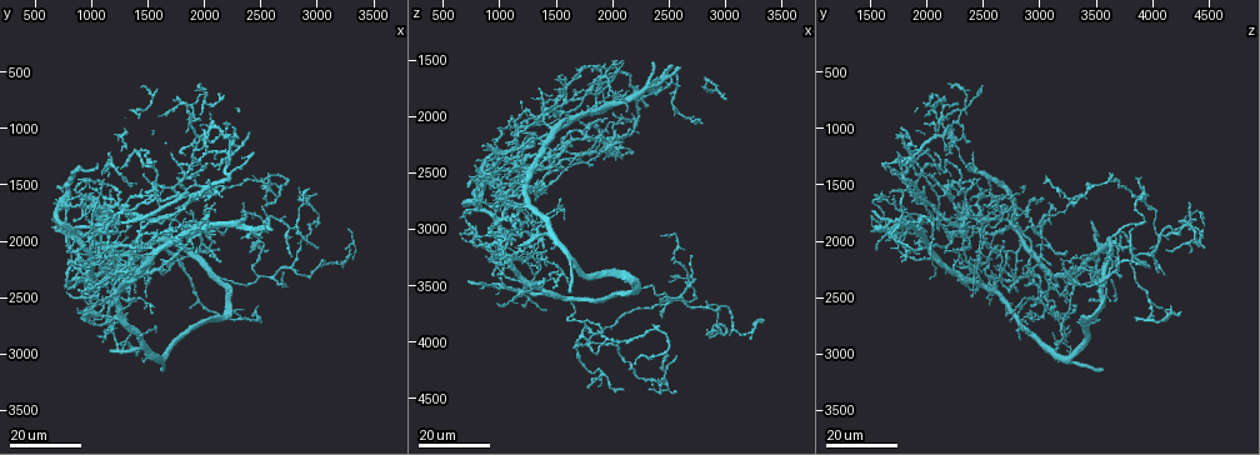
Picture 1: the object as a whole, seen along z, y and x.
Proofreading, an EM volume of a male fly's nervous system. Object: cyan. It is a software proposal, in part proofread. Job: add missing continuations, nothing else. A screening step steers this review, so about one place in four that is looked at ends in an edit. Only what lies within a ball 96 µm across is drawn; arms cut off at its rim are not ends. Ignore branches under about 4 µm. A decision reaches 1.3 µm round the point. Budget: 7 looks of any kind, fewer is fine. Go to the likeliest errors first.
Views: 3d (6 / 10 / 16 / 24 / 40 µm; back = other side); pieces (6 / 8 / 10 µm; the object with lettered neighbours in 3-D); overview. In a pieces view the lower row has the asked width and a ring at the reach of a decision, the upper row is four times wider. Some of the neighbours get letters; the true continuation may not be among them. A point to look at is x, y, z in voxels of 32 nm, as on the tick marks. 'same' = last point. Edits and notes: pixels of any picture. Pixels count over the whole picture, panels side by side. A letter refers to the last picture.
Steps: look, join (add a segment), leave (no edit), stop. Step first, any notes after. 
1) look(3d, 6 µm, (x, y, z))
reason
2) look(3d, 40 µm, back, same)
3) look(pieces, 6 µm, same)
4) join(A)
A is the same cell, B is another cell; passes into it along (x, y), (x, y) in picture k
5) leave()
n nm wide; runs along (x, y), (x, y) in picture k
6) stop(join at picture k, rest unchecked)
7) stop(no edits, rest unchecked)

look(3d, 16 µm, (2140, 1600, 2140))
an open end

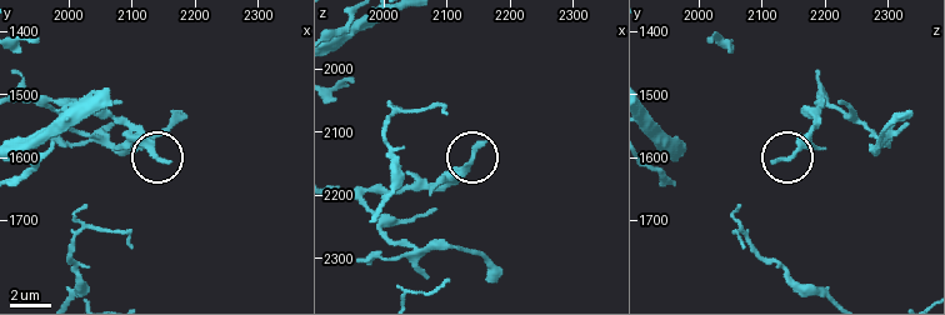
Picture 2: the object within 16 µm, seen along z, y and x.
look(pieces, 8 µm, (2160, 1610, 2120))

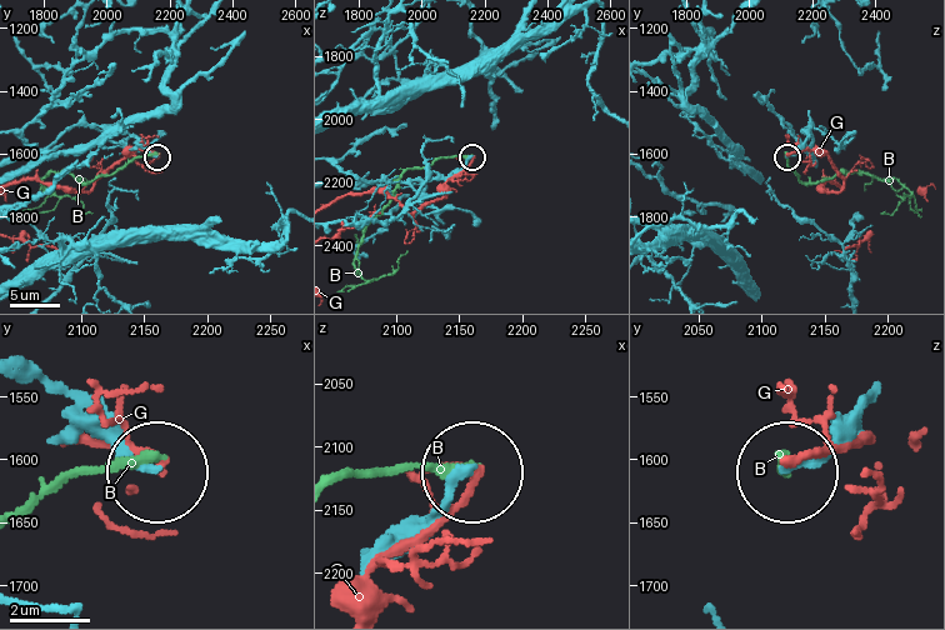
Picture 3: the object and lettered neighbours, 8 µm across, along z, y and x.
leave()
200 nm wide; B and G are other cells; runs along (858, 414), (790, 471) in picture 3; no lettered segment goes on from it

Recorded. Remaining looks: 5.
look(3d, 24 µm, (2320, 1160, 1920))
branch stops here

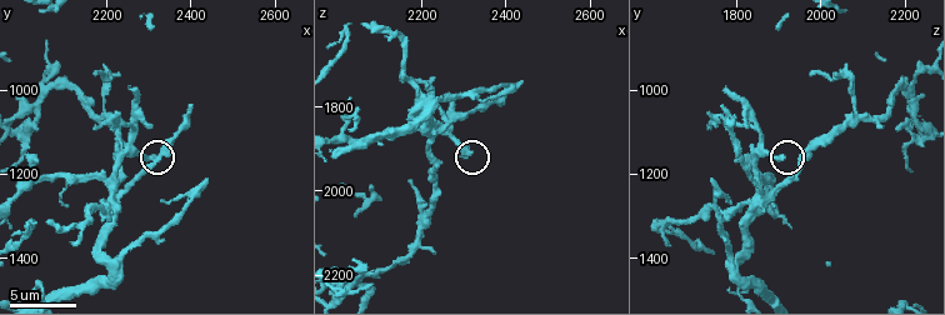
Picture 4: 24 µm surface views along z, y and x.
look(pieces, 6 µm, (2315, 1160, 1910))

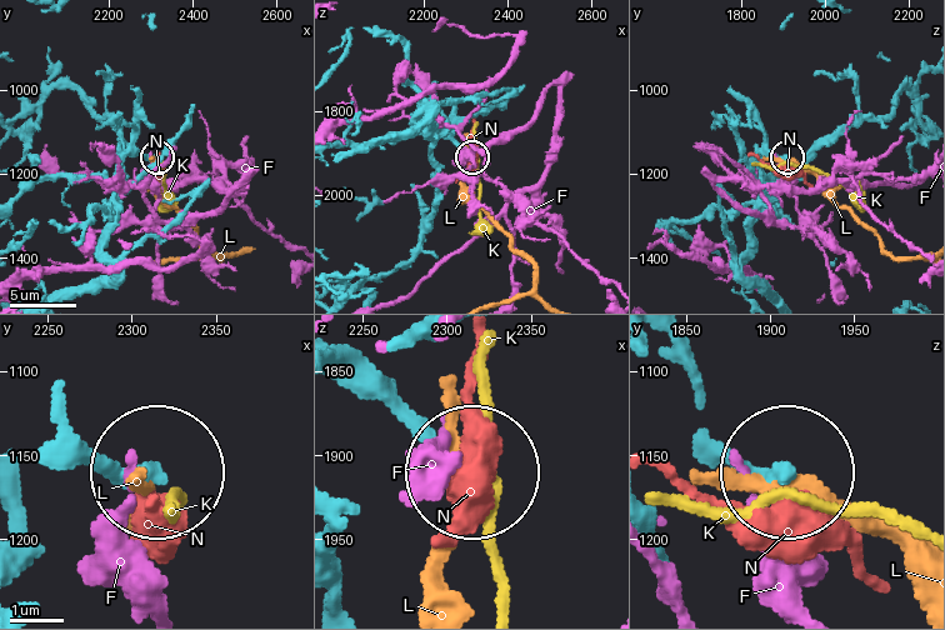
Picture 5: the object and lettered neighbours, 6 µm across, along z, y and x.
leave()
F, K, L and N are other cells; runs along (88, 465), (151, 465) in picture 5; none of them fits

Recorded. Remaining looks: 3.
look(3d, 24 µm, (2140, 2160, 1780))
tapers out

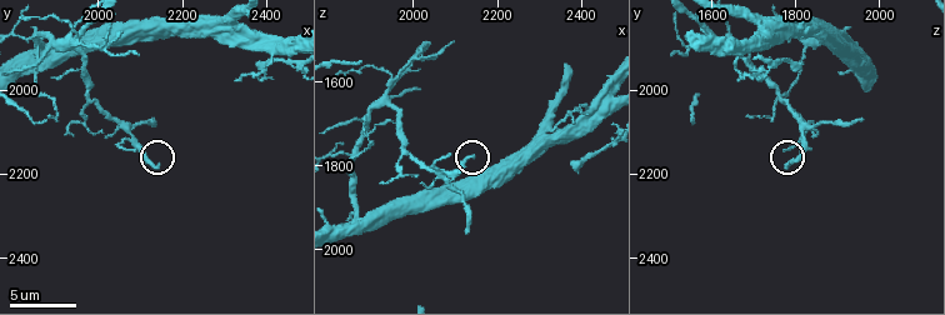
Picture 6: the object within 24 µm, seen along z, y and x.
look(3d, 10 µm, (2145, 2175, 1780))

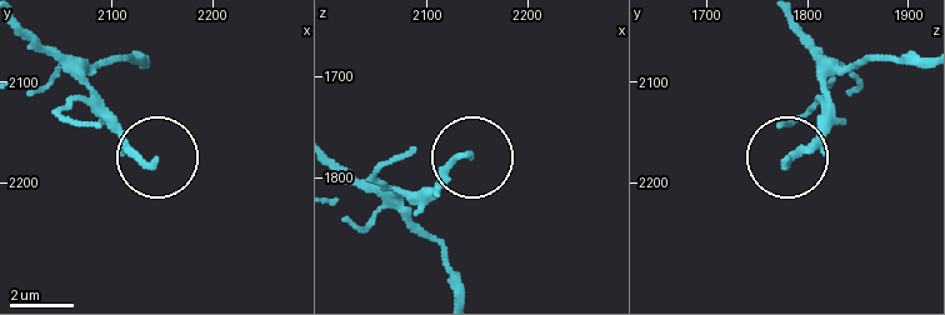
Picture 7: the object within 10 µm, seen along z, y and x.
look(pieces, 8 µm, (2142, 2178, 1778))

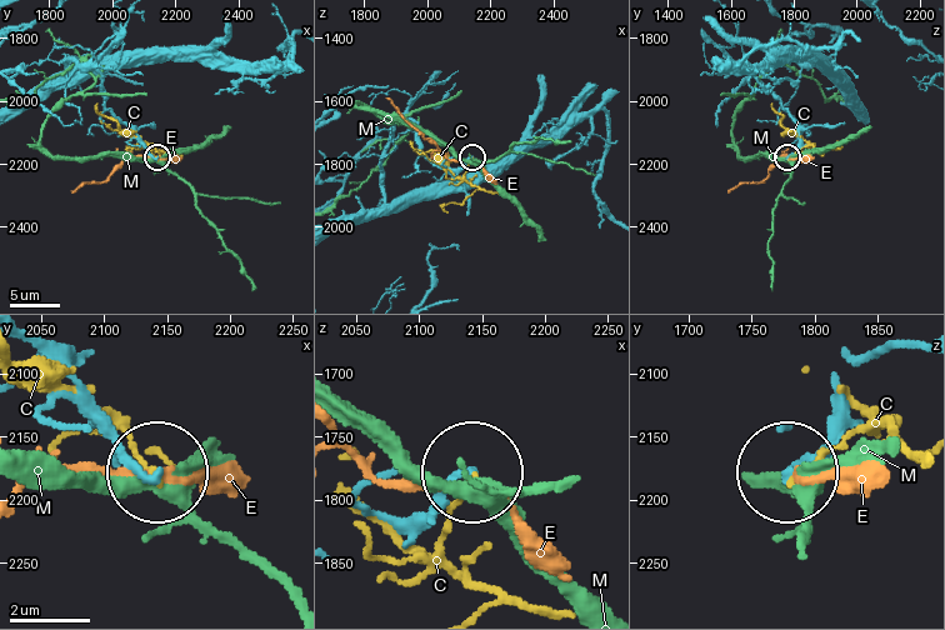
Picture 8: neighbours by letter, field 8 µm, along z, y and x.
leave()
C, E and M are other cells; none of them fits

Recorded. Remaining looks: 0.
stop(no edits, rest unchecked)

